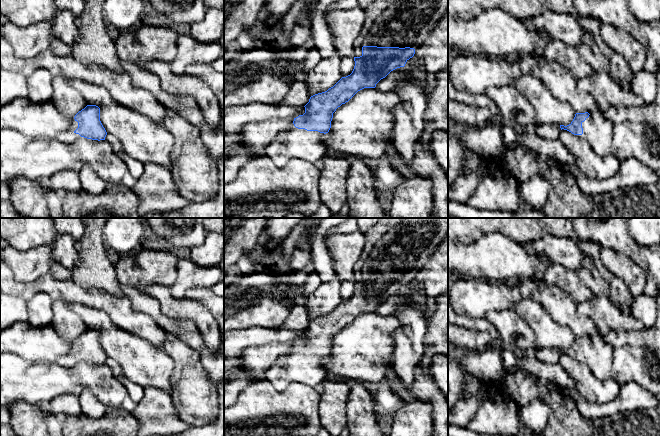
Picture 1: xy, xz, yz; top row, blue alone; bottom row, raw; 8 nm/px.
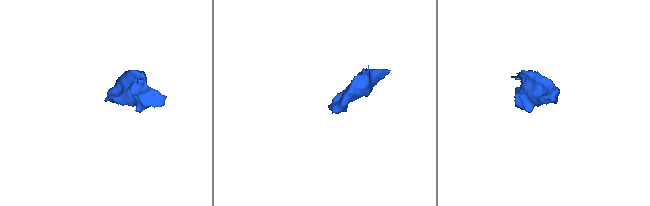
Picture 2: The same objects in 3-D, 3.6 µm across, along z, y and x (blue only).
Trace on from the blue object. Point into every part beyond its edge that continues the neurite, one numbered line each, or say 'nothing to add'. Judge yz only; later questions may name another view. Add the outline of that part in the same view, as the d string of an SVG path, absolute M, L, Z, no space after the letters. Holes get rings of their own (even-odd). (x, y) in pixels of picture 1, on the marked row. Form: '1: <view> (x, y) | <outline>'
1: yz (597, 130) | M594 112L582 122L583 134L577 136L587 141L599 156L613 156L612 126L613 123L601 112Z

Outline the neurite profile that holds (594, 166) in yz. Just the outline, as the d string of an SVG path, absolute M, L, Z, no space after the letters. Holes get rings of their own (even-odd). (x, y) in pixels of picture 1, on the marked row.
M567 130L560 131L558 140L572 154L579 170L590 178L605 180L619 170L620 161L615 156L599 156L587 141Z

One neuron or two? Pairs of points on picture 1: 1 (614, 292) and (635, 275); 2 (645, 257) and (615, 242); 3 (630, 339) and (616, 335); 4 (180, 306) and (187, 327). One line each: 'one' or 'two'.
1: two
2: one
3: one
4: two

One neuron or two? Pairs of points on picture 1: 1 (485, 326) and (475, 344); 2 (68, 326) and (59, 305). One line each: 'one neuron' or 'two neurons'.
1: two neurons
2: one neuron

